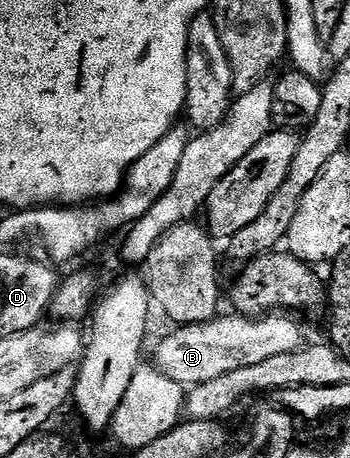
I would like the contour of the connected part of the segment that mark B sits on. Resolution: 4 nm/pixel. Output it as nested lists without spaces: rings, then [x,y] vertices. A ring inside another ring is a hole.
[[[266,314],[260,318],[228,315],[174,327],[177,329],[170,336],[163,337],[157,348],[157,371],[171,378],[171,382],[192,386],[231,374],[231,370],[243,370],[243,366],[255,366],[266,358],[275,358],[275,354],[295,352],[306,343],[305,332],[299,321],[289,317],[292,315]]]

